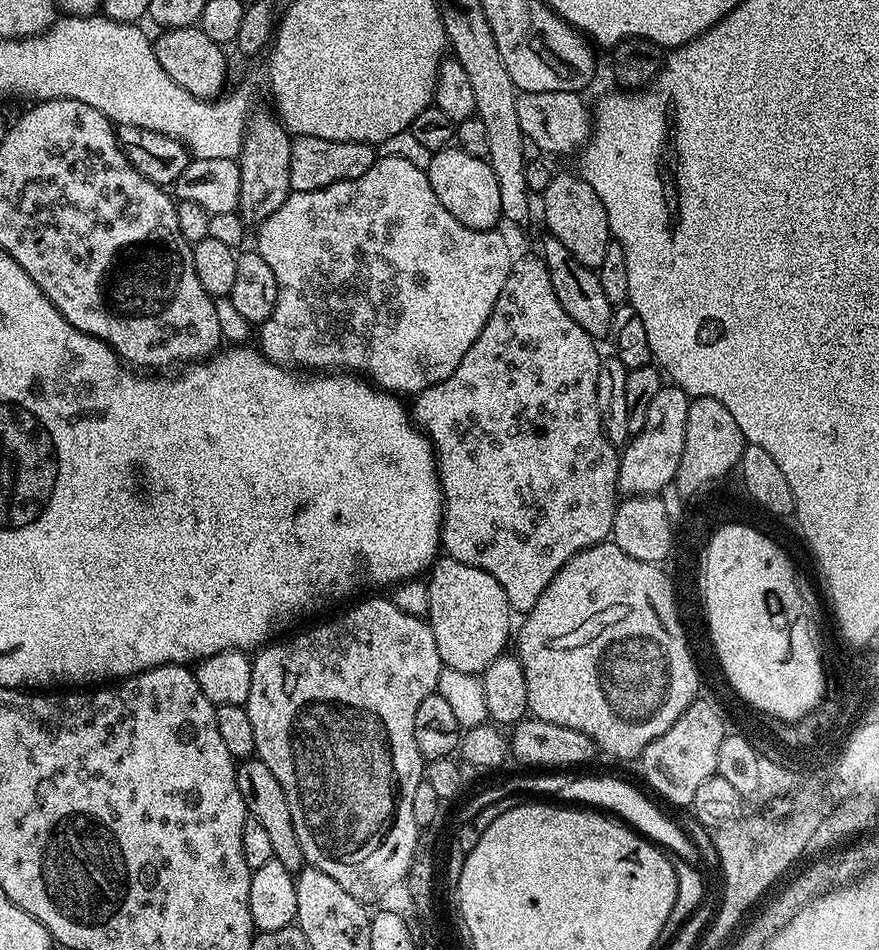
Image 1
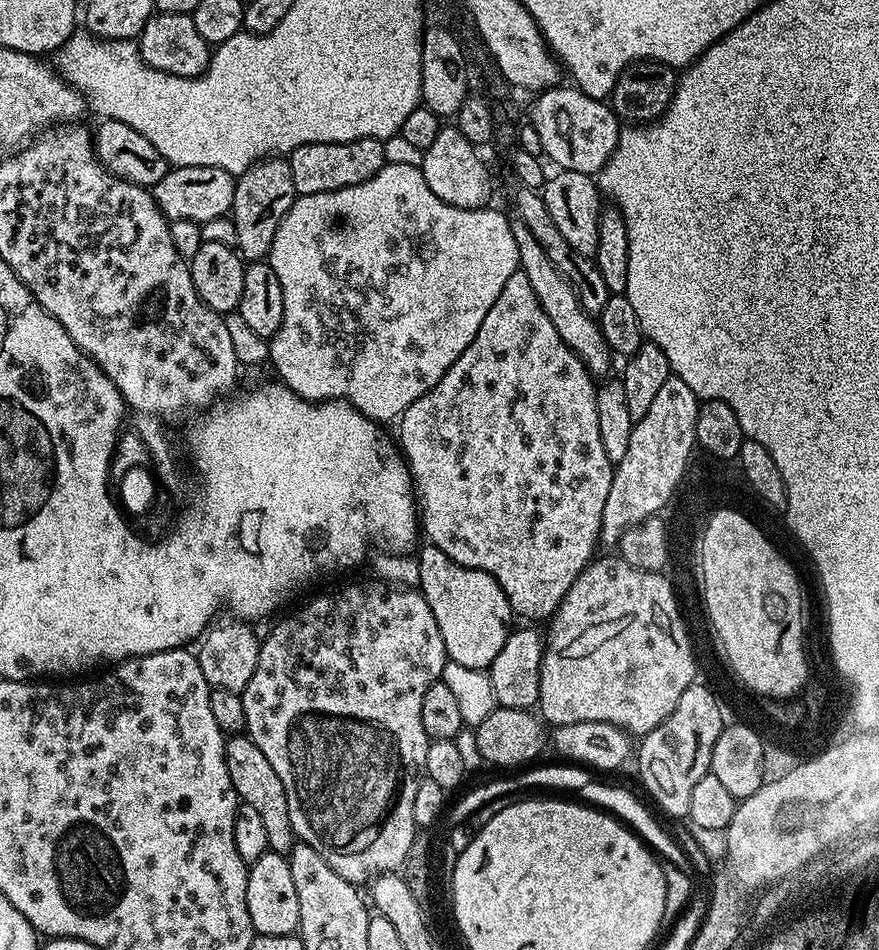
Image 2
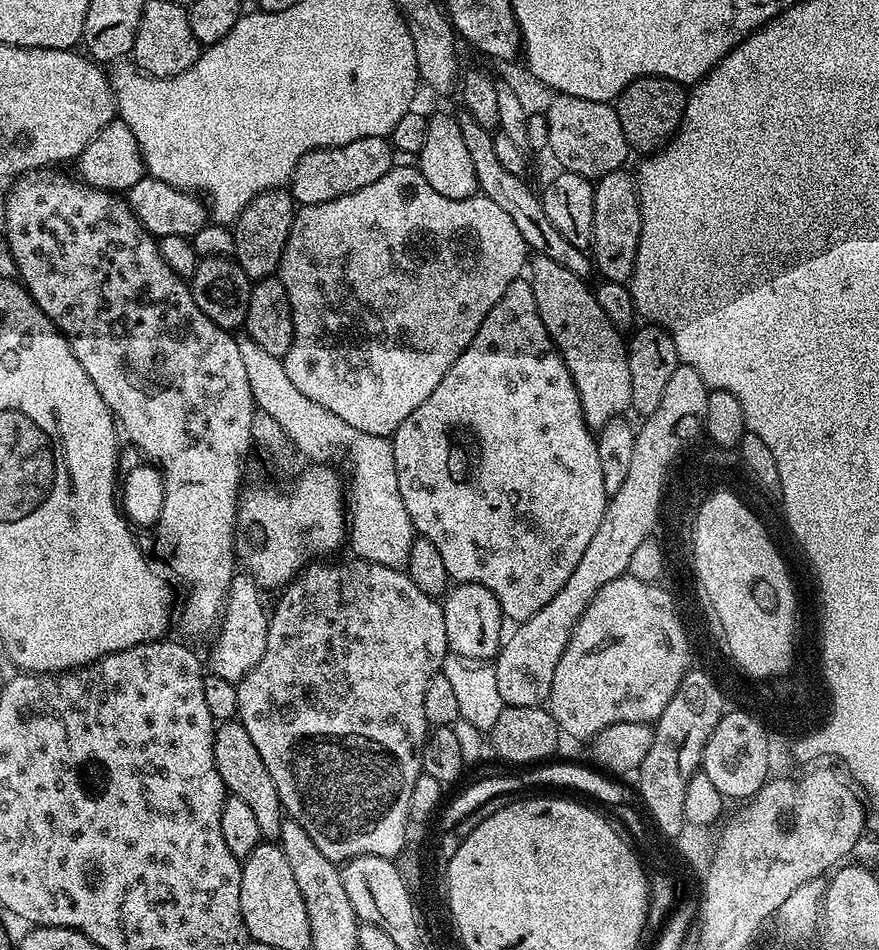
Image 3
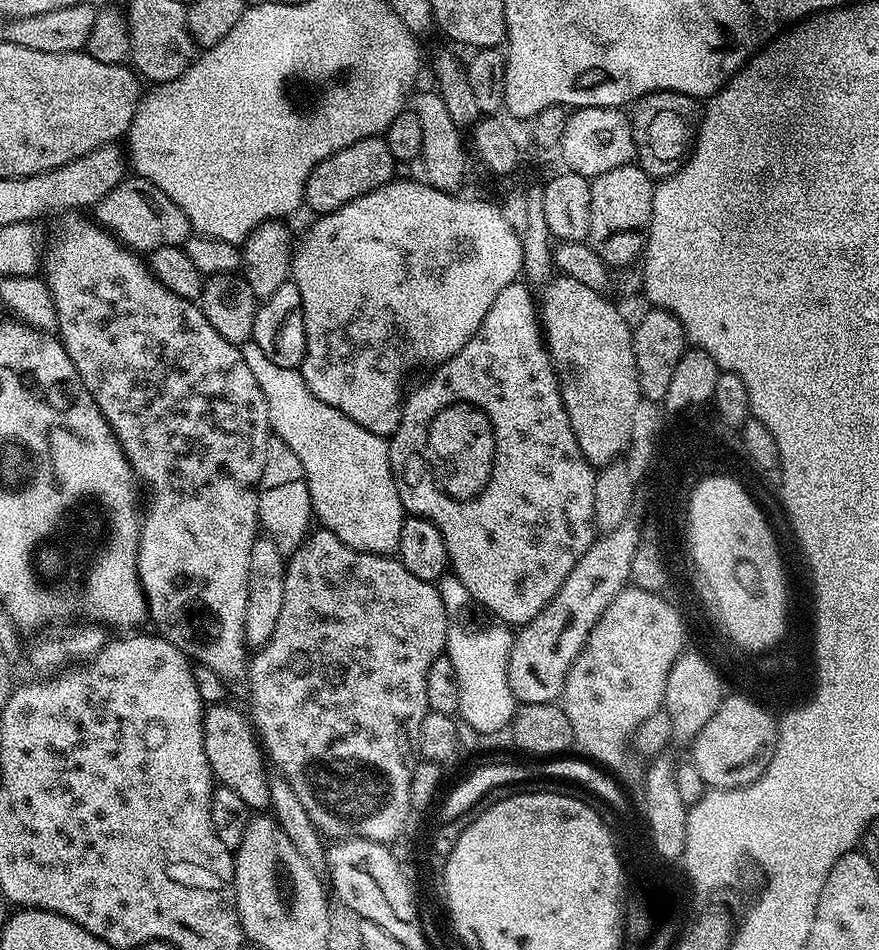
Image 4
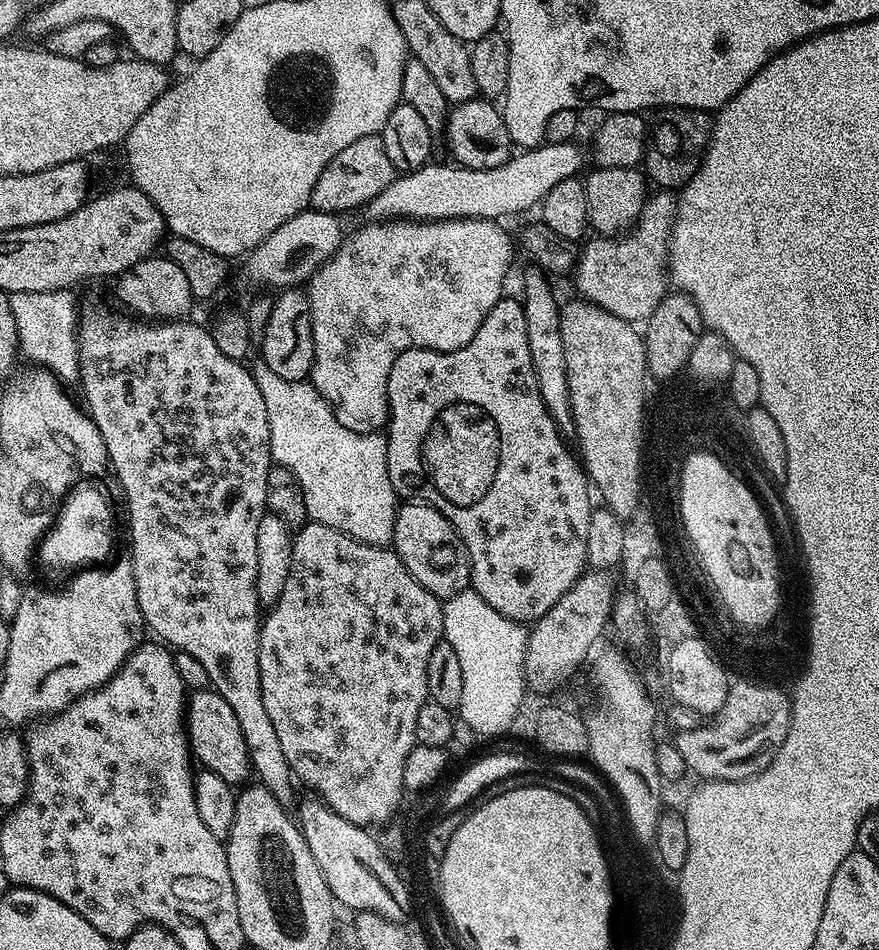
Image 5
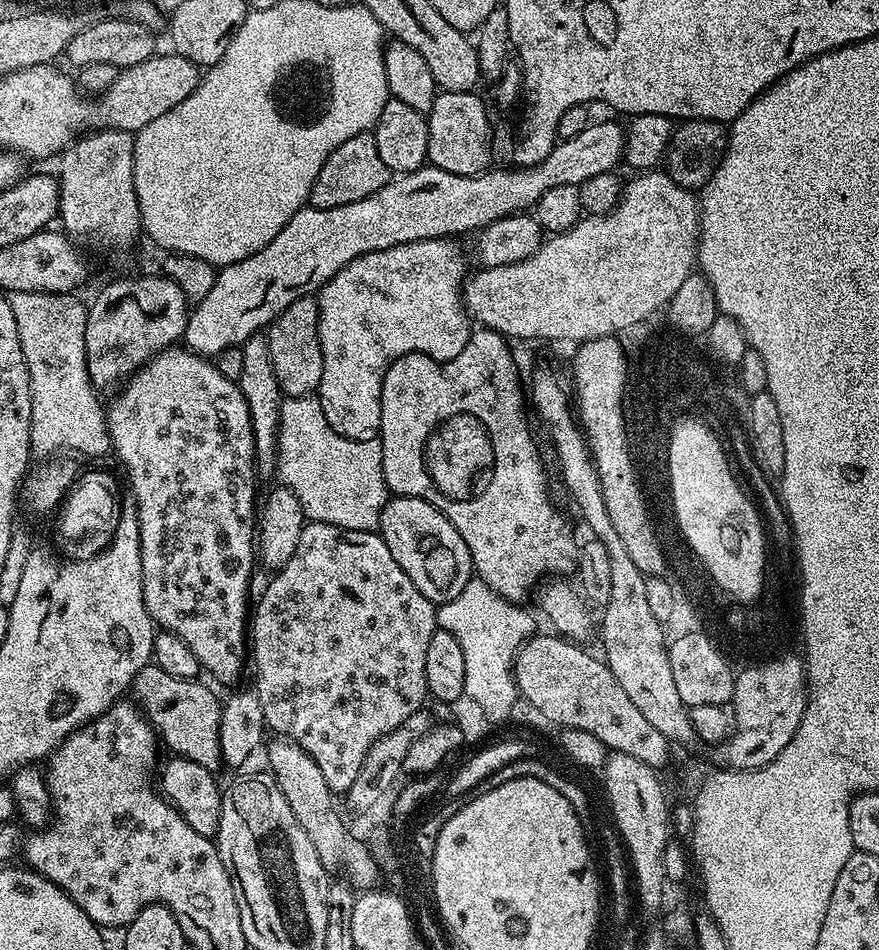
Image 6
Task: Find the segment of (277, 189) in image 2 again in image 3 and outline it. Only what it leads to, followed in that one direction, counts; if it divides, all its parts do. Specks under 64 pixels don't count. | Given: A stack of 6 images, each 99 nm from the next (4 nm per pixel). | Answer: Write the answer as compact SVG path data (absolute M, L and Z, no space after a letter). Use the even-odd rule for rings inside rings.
M291 191L260 192L258 198L251 200L237 218L234 225L236 234L234 259L240 263L242 270L246 270L246 274L253 282L269 279L279 269L282 250L286 250L286 238L290 234L290 226L296 217L297 207Z

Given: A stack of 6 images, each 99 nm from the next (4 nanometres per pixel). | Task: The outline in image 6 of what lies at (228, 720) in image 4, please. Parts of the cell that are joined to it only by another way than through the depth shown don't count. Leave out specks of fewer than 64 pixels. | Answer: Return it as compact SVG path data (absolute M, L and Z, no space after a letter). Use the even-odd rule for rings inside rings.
M149 662L132 681L131 691L136 692L135 703L152 725L159 743L163 747L165 744L173 757L198 762L198 766L206 766L206 770L216 774L222 768L224 758L220 745L222 700L200 683L199 679L183 680L168 676L166 670Z

